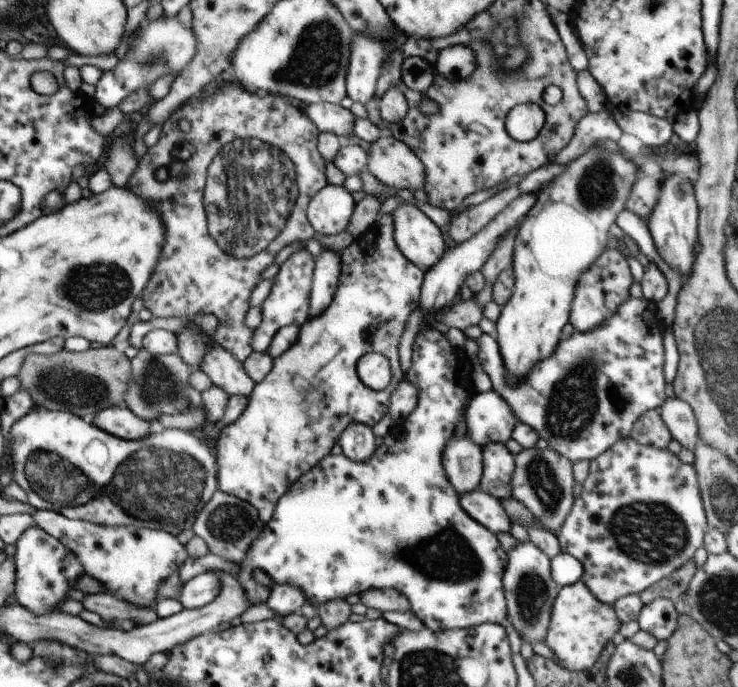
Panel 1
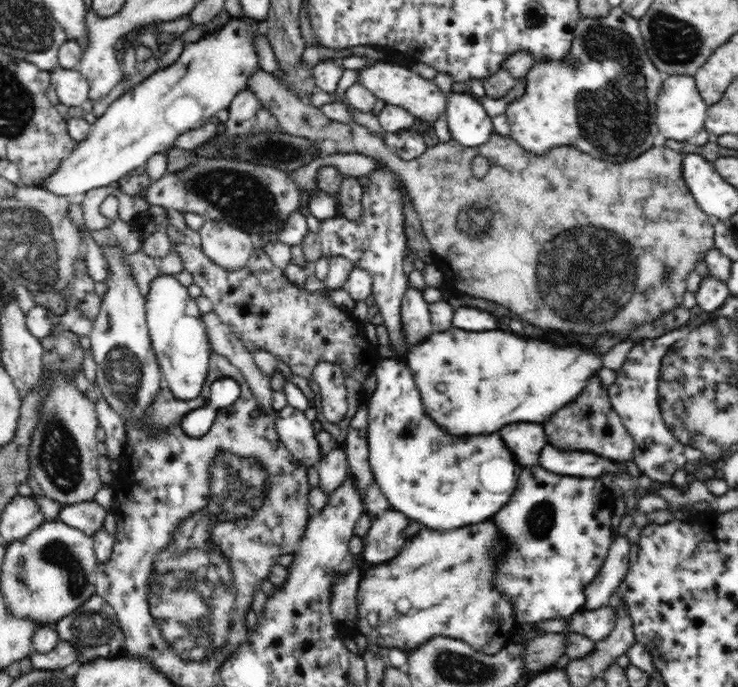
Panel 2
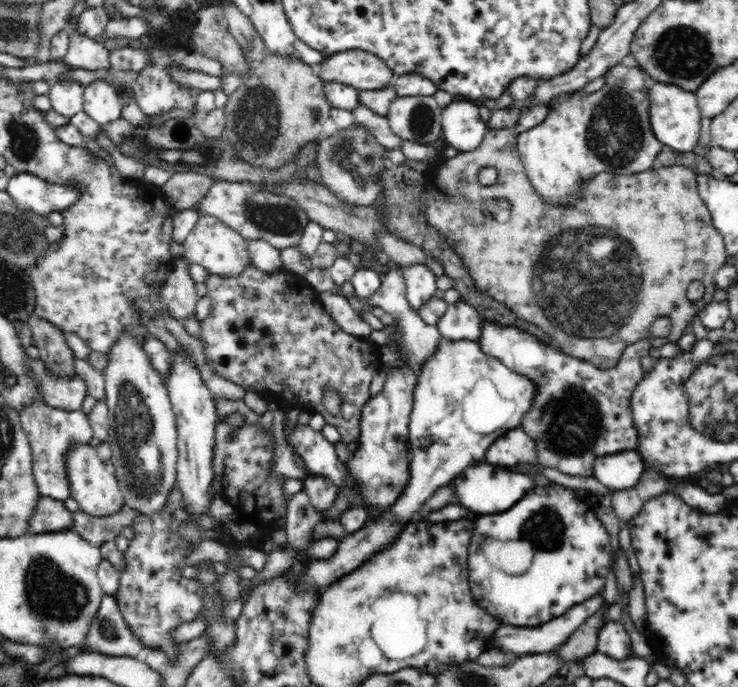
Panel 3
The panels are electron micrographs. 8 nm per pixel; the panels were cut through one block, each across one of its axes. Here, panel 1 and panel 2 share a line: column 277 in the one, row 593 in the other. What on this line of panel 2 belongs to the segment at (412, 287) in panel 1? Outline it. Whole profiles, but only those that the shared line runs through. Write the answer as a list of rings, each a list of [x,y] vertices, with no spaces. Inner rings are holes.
[[[492,520],[470,524],[452,530],[434,530],[423,527],[416,536],[406,539],[404,546],[386,563],[372,565],[361,576],[358,586],[357,624],[351,630],[360,632],[368,640],[387,649],[411,651],[435,636],[463,640],[484,654],[498,654],[512,642],[518,623],[512,610],[512,599],[496,589],[494,574],[498,560],[508,554],[508,545]]]

